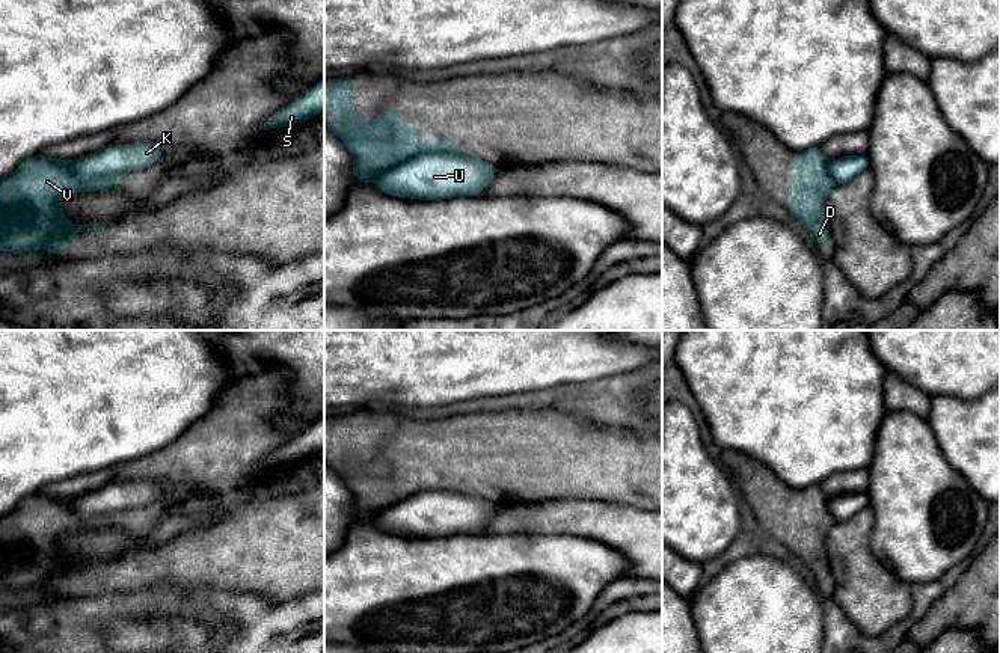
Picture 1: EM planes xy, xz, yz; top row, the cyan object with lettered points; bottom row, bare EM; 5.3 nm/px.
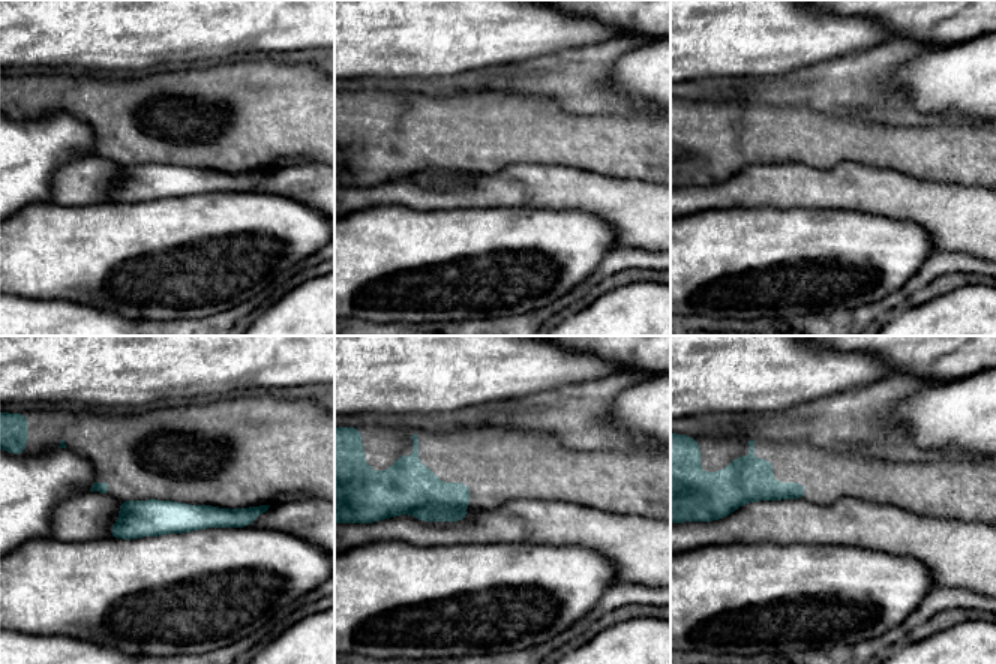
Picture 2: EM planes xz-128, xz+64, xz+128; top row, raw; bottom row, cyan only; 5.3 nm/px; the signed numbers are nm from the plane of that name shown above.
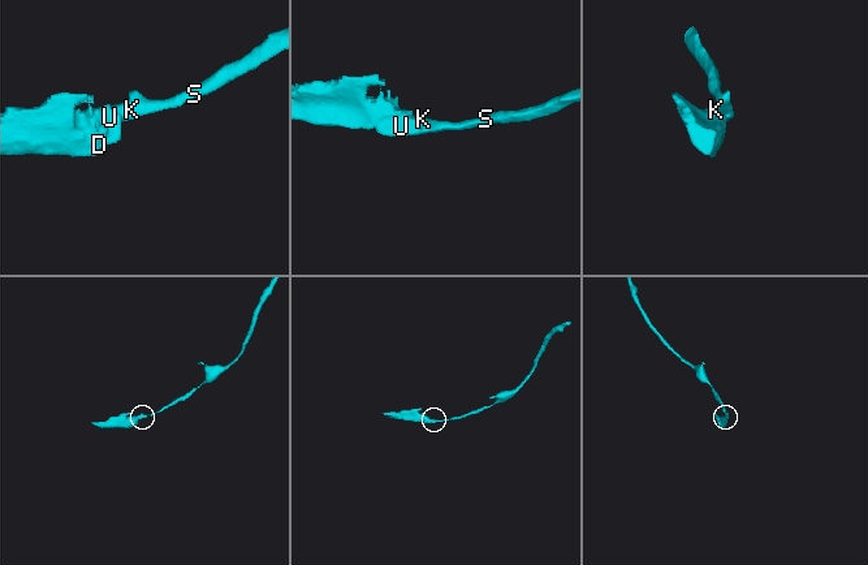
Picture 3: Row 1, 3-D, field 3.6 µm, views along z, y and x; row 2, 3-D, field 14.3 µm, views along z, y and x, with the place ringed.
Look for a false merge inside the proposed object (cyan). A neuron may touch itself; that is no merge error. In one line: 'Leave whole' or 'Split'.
Split

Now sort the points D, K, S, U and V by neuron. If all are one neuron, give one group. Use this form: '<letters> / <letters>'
D V / K S U

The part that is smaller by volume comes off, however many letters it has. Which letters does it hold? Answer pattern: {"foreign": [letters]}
{"foreign": ["D", "V"]}

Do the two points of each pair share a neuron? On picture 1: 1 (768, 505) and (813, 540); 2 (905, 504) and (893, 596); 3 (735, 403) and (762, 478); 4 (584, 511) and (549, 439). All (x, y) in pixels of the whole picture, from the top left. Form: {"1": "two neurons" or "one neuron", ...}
{"1": "one neuron", "2": "two neurons", "3": "two neurons", "4": "two neurons"}

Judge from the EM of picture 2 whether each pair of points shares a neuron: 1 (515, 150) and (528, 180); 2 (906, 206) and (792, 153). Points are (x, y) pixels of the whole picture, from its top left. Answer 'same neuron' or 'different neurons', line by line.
1: different neurons
2: different neurons

